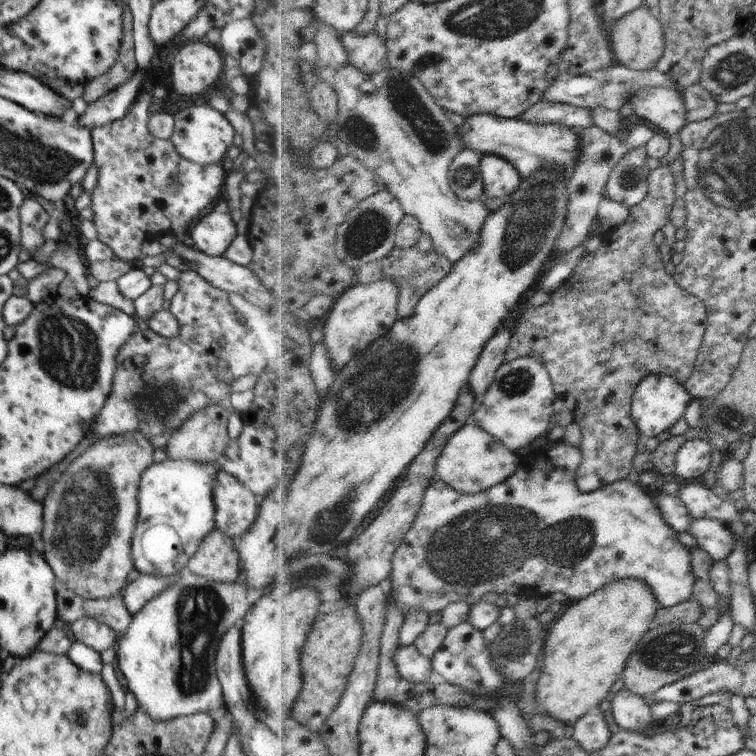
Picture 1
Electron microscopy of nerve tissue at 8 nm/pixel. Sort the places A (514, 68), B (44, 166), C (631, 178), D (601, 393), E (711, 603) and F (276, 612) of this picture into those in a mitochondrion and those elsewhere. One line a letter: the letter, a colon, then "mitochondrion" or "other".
A: other
B: mitochondrion
C: mitochondrion
D: other
E: other
F: other

